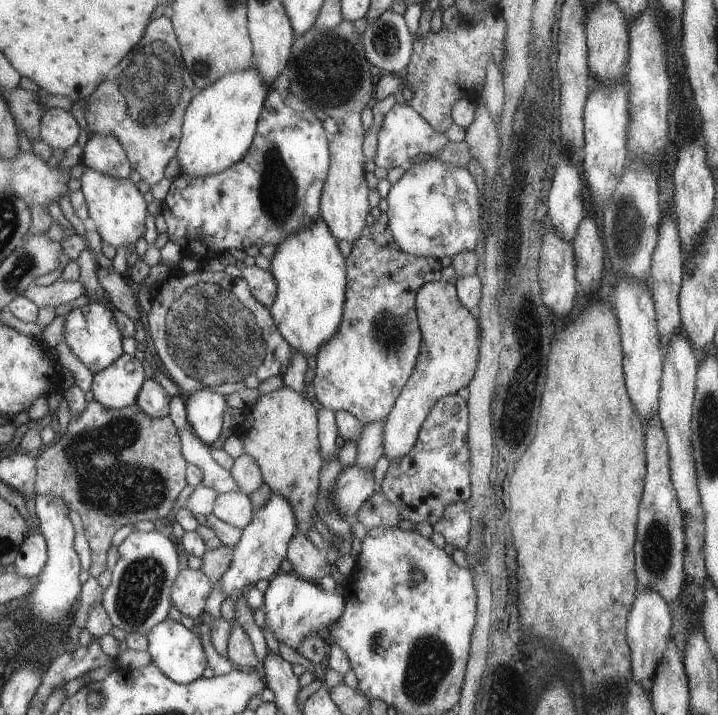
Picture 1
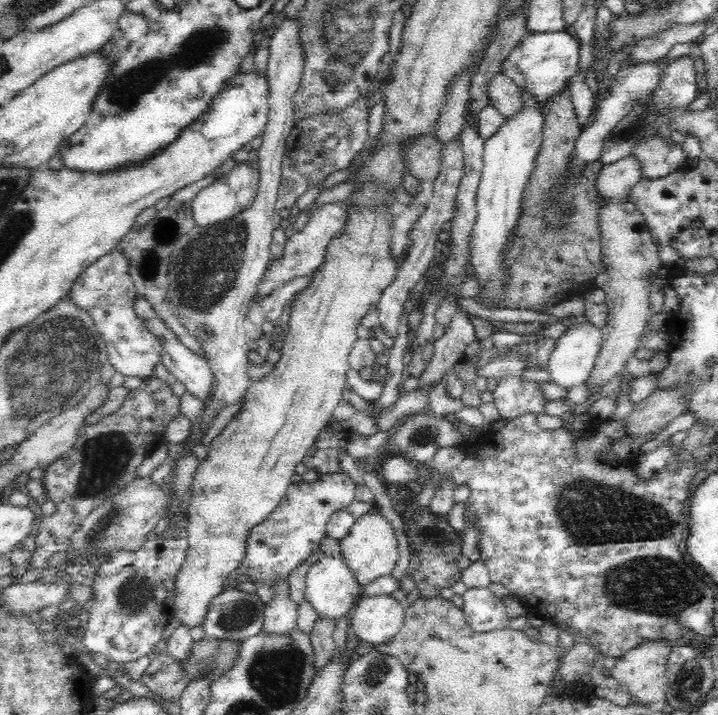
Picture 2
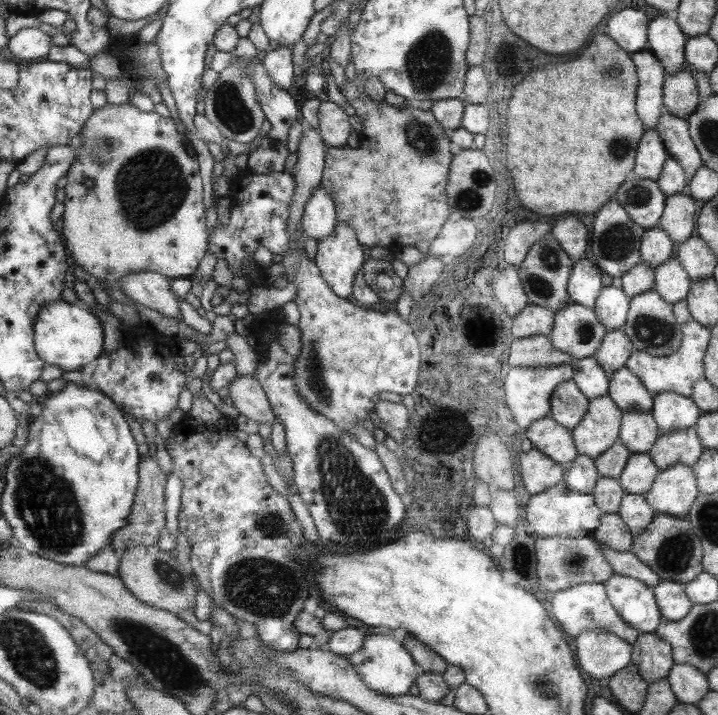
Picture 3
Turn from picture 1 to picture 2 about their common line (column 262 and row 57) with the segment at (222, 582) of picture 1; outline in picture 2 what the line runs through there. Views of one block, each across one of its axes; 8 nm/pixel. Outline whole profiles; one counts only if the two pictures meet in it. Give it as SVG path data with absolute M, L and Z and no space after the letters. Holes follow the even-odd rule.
M566 30L538 34L527 34L510 51L508 58L500 63L500 70L517 87L526 86L545 102L552 94L564 89L566 82L578 71L580 60L580 42L573 38Z

